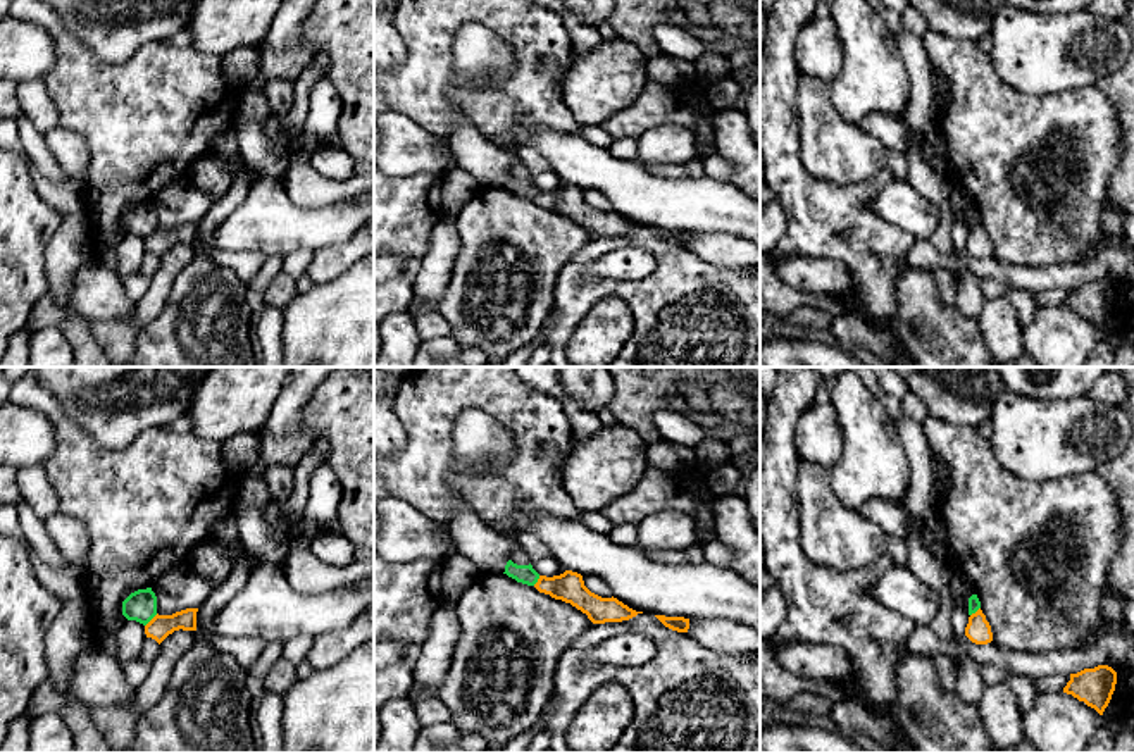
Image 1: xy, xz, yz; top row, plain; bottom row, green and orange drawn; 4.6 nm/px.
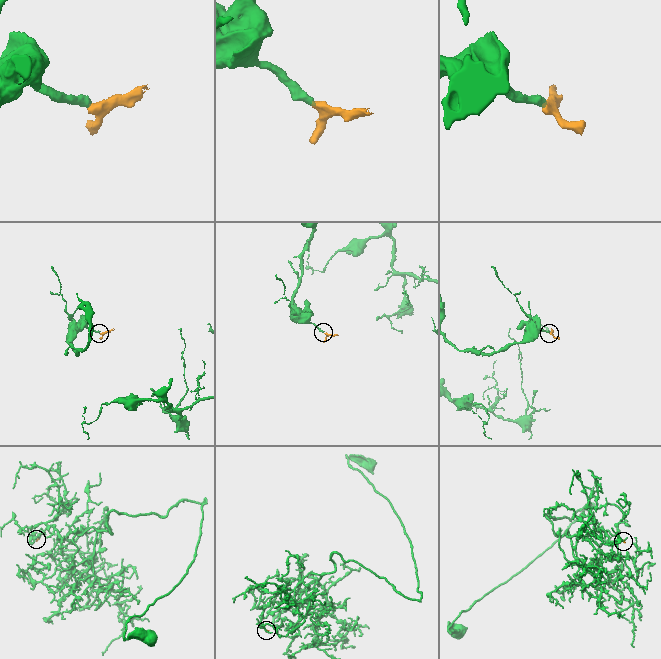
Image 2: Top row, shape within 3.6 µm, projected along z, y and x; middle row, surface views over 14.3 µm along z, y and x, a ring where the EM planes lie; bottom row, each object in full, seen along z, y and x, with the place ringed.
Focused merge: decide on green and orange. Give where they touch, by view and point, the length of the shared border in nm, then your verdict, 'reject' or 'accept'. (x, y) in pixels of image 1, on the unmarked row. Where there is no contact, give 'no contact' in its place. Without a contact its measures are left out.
xy (150, 233) | 90 nm | reject

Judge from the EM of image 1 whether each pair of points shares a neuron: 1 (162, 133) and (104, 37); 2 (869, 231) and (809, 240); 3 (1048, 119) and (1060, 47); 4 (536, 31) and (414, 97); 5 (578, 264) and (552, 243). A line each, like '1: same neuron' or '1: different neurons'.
1: different neurons
2: same neuron
3: different neurons
4: same neuron
5: different neurons

